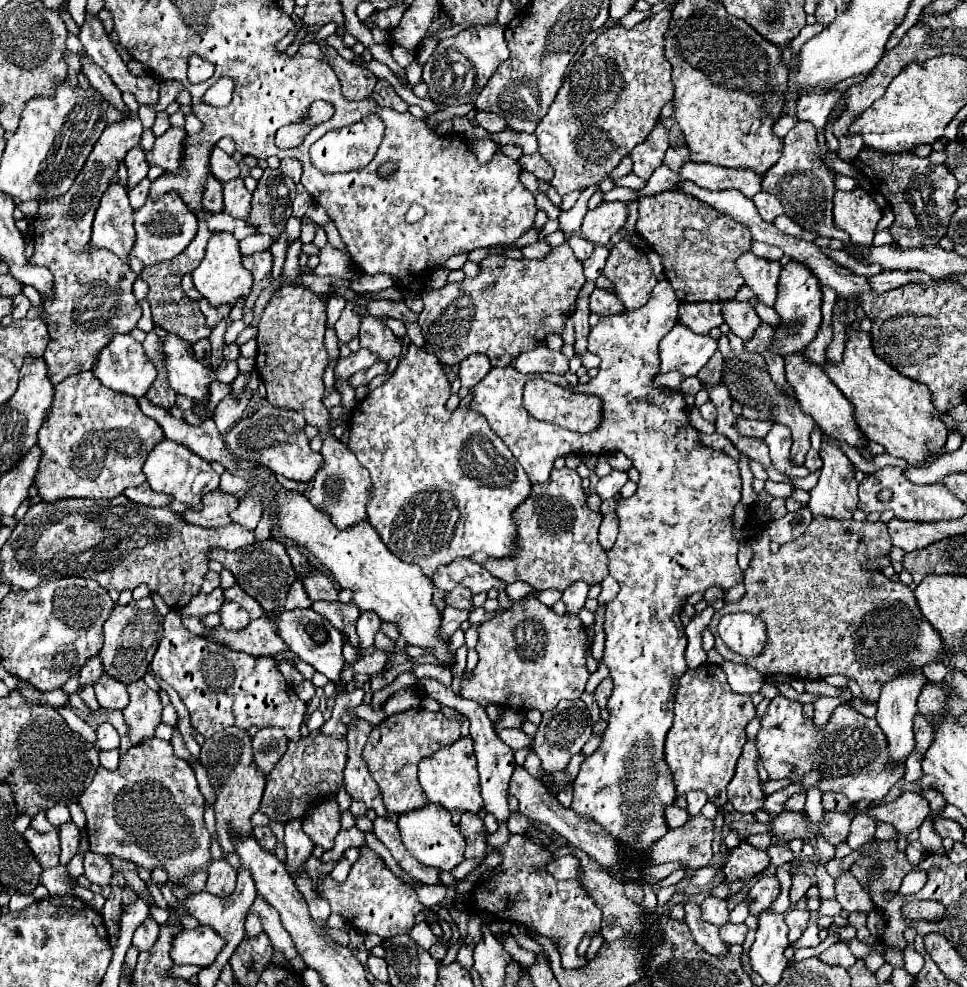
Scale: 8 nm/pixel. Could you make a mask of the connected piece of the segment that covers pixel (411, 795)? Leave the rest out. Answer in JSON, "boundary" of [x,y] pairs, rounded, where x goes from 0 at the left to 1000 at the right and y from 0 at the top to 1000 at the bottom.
{"boundary":[[[427,717],[406,723],[404,738],[400,736],[400,732],[394,732],[384,740],[380,756],[375,760],[375,768],[382,776],[386,790],[394,798],[394,806],[402,823],[421,825],[442,815],[442,809],[440,804],[435,804],[435,796],[431,792],[431,774],[437,768],[450,764],[454,758],[473,752],[477,748],[475,740],[477,740],[477,732],[466,729],[456,721],[442,721],[437,717]]]}

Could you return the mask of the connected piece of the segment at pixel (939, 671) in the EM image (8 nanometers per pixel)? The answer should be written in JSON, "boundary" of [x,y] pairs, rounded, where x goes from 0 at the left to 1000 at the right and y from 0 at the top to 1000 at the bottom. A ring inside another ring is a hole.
{"boundary":[[[954,675],[954,683],[963,691],[975,691],[977,683],[979,683],[979,677],[977,675]]]}

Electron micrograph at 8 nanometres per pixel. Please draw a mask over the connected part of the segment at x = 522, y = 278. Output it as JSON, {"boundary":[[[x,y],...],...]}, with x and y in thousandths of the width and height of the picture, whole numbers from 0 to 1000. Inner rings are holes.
{"boundary":[[[582,245],[572,251],[570,257],[562,263],[547,261],[524,261],[518,257],[504,259],[497,267],[497,276],[493,282],[481,282],[479,286],[460,288],[454,294],[442,294],[437,298],[437,318],[433,320],[433,330],[440,342],[440,355],[450,359],[456,369],[475,369],[489,357],[506,361],[510,371],[526,371],[539,357],[557,353],[564,349],[568,336],[582,336],[586,326],[584,316],[595,308],[599,294],[605,288],[605,280],[601,278],[603,265],[595,261],[590,249]]]}

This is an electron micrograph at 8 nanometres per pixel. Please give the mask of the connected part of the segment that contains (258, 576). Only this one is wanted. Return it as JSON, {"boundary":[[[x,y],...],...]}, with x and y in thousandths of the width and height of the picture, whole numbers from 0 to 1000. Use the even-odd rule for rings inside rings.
{"boundary":[[[278,545],[272,549],[264,549],[257,553],[251,553],[249,557],[243,559],[235,559],[235,557],[220,557],[218,567],[224,567],[231,571],[231,575],[235,575],[237,580],[241,580],[241,584],[245,586],[247,594],[270,612],[270,616],[274,620],[286,620],[286,618],[295,618],[295,606],[297,600],[301,596],[301,592],[307,588],[307,582],[301,573],[301,567],[295,559],[295,551]],[[247,563],[249,563],[249,578],[247,578]]]}

